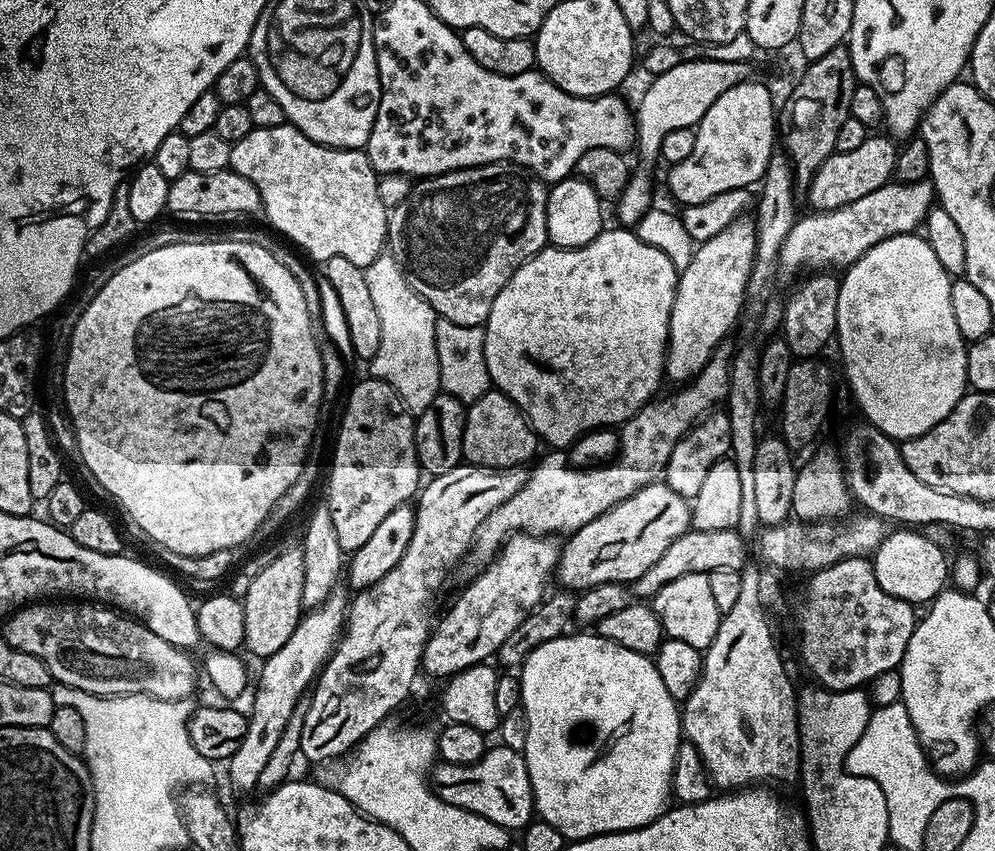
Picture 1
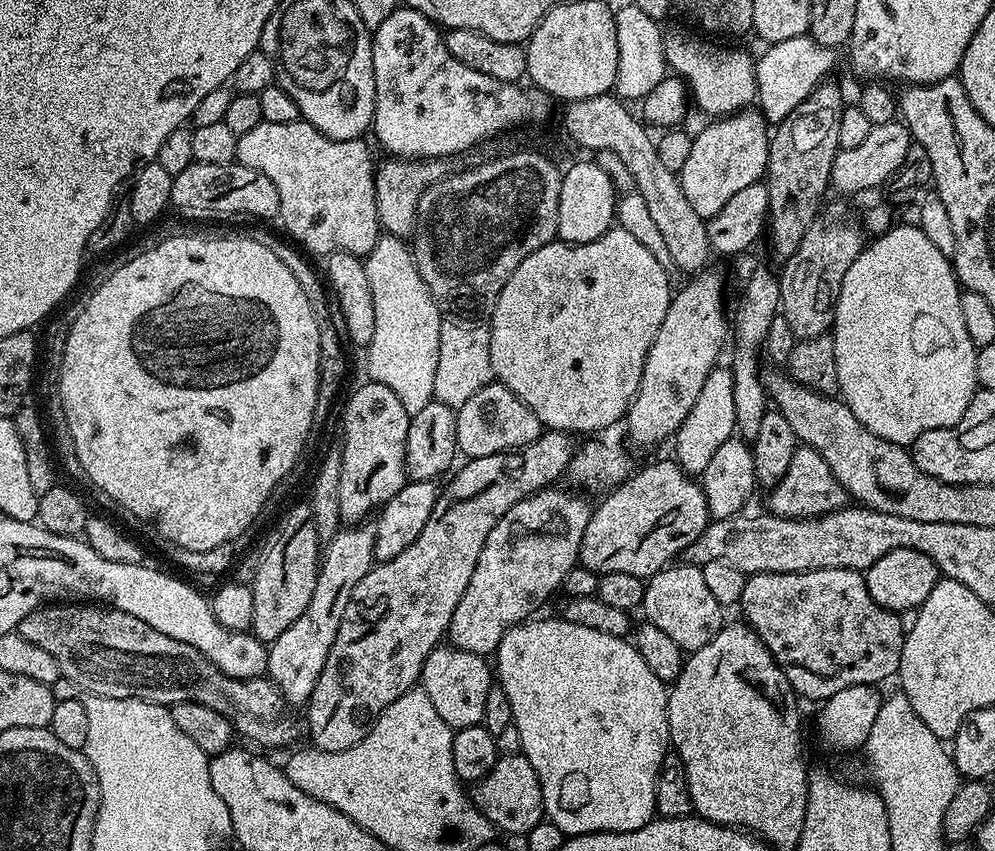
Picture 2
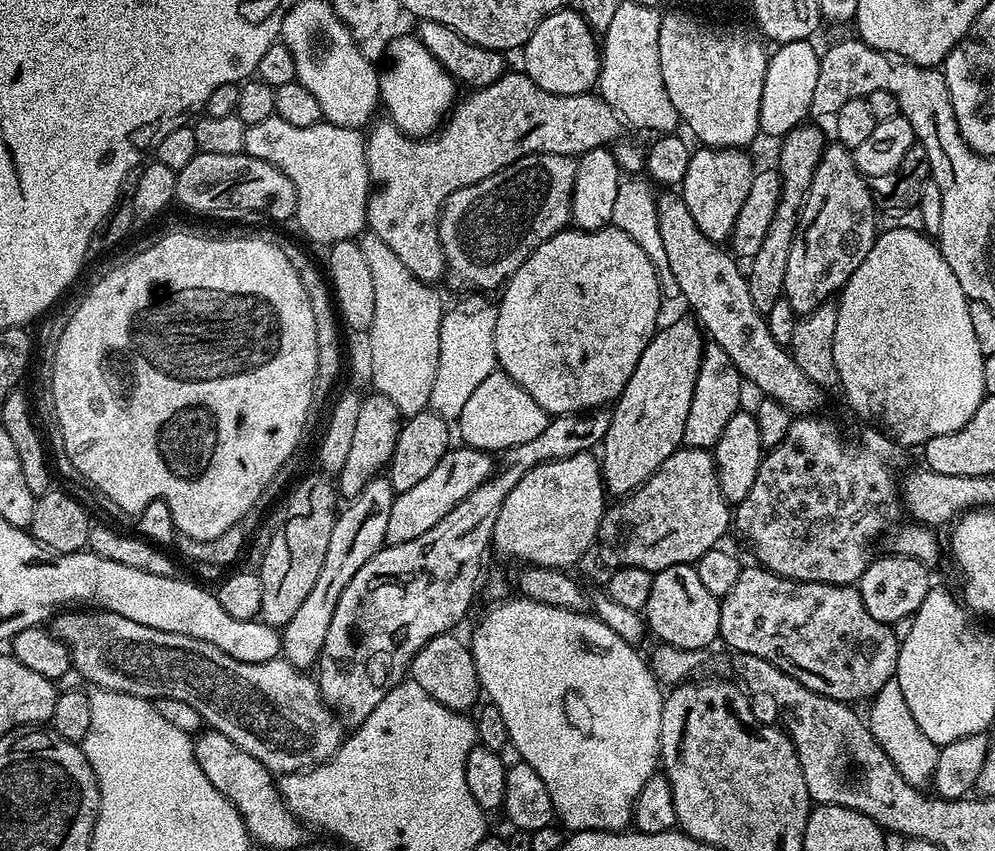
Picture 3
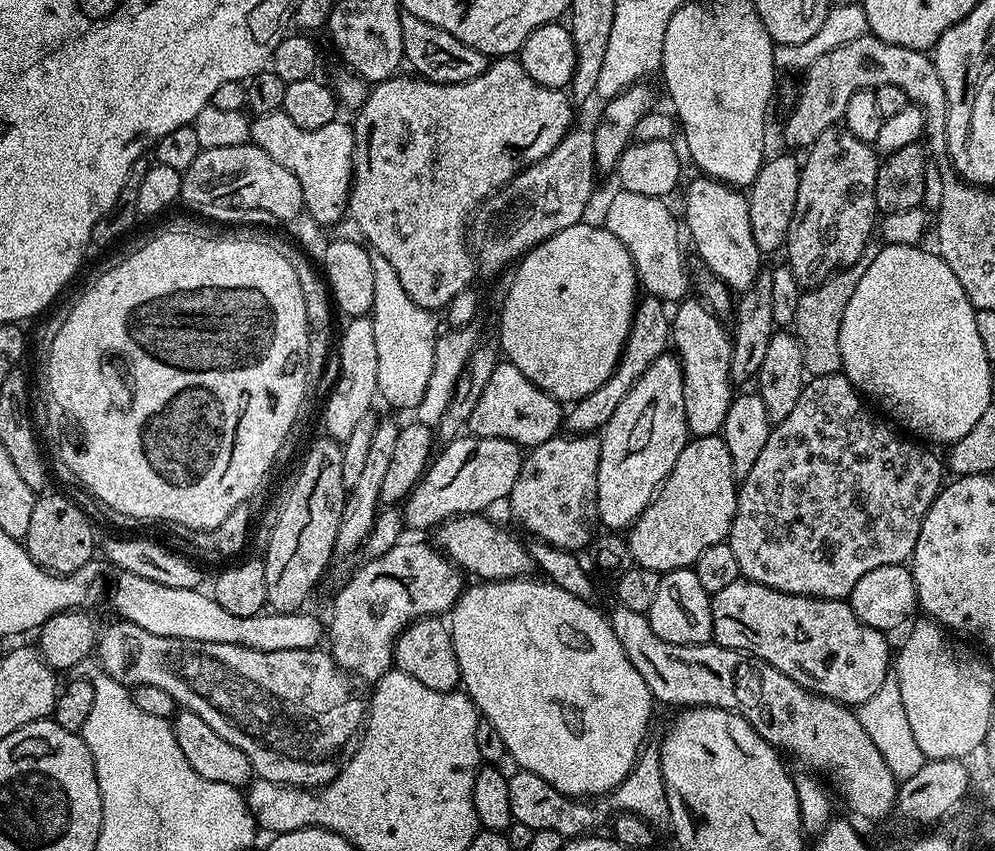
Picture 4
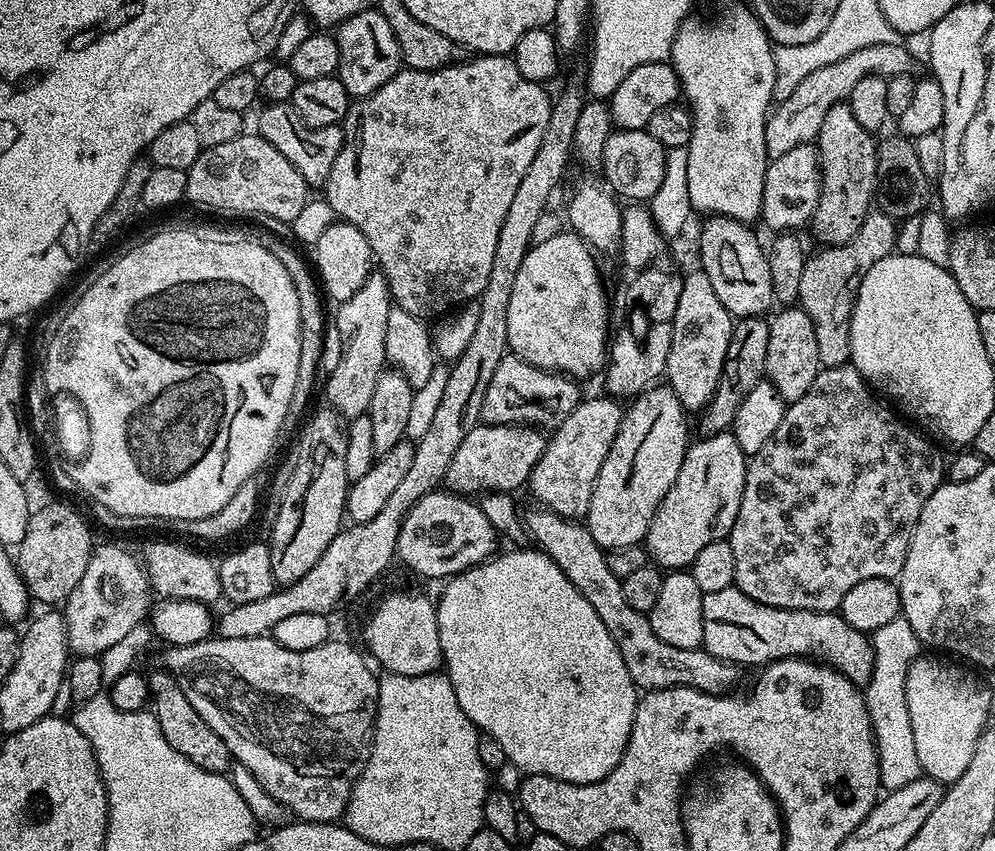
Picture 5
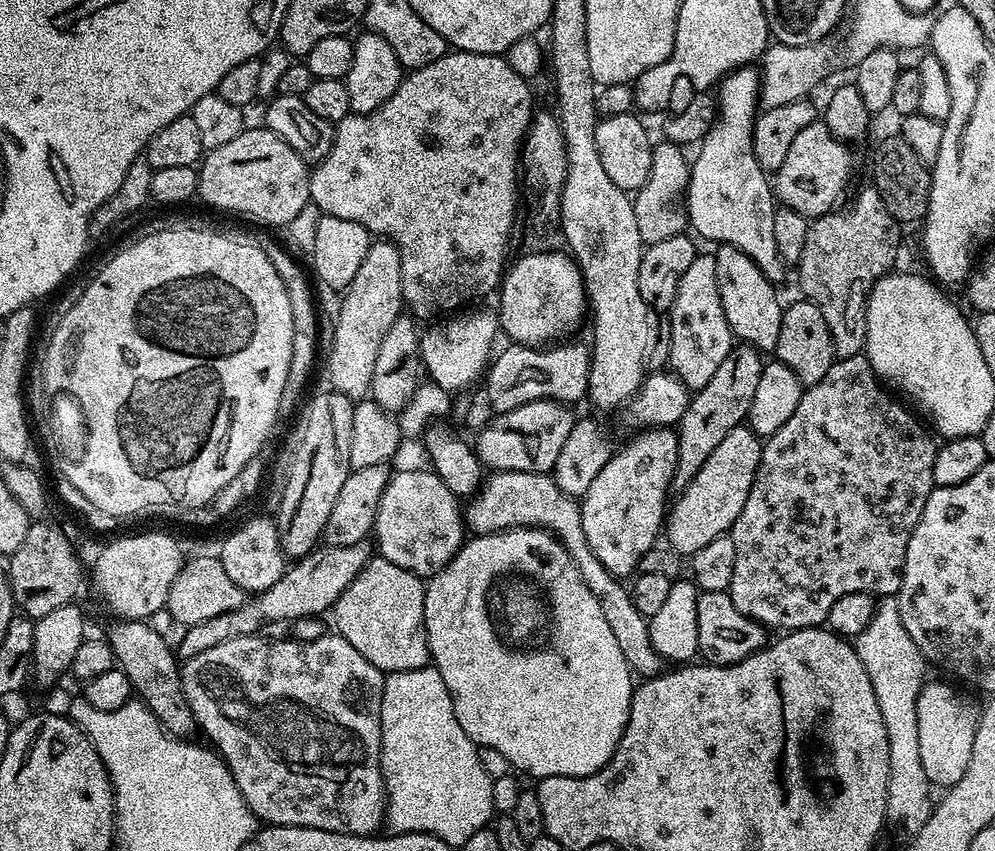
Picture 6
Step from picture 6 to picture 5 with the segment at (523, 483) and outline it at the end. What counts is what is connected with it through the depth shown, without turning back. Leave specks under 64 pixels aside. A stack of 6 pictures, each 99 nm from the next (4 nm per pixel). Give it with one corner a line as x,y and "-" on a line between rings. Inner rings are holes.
532,506
522,517
527,535
535,541
541,552
545,552
559,566
562,574
566,574
582,598
594,606
598,618
602,618
606,630
610,630
610,638
614,638
614,646
618,646
618,654
622,654
622,662
626,662
626,670
637,689
693,688
720,694
737,687
736,679
741,672
737,665
714,658
703,647
670,646
670,642
662,642
662,638
654,634
647,615
626,603
620,580
610,571
605,549
594,542
587,526
575,520
567,520
565,516
554,514
543,506

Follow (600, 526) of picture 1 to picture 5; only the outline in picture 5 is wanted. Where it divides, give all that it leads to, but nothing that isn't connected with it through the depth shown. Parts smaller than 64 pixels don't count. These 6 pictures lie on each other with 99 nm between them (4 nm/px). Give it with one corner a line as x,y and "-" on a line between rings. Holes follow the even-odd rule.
730,430
699,438
689,443
682,470
662,498
646,537
649,557
664,570
687,569
712,540
727,540
734,518
738,518
738,506
742,506
749,457
738,446
738,438

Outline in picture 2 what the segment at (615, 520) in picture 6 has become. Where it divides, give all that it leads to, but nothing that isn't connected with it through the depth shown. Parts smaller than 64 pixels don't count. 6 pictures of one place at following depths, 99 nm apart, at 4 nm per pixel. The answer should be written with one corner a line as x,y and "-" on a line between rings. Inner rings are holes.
696,274
685,288
675,289
670,306
666,310
666,318
662,318
662,326
658,326
658,334
654,334
654,342
650,346
650,354
646,354
646,362
642,366
642,380
638,382
638,394
634,394
632,405
628,408
626,425
628,436
632,440
645,440
648,444
656,444
659,440
675,437
678,426
690,414
698,393
706,382
706,374
717,367
720,351
725,351
726,341
730,336
730,320
724,317
724,280
720,276

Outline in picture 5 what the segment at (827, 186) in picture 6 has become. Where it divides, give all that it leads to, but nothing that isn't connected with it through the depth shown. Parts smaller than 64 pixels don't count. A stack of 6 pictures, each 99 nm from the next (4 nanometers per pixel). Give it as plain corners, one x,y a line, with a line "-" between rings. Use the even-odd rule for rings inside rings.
815,143
794,146
787,154
769,159
766,170
766,182
762,186
762,210
760,220
769,228
772,234
792,234
811,221
820,197
820,153
816,151

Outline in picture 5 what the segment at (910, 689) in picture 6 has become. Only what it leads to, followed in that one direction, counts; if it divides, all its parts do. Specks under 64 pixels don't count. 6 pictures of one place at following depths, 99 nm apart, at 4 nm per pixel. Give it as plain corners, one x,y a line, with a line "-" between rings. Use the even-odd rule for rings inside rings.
903,614
871,633
870,639
874,650
874,674
863,685
862,691
876,739
880,786
885,793
890,793
902,790
902,786
922,775
914,746
914,726
910,726
910,710
906,706
906,674
910,674
910,666
921,655
922,645
918,634
914,634
914,626
906,622

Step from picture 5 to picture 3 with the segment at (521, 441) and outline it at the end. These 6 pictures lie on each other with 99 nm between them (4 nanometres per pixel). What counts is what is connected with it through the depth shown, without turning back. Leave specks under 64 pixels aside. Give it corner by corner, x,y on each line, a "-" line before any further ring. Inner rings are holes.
449,447
442,462
438,462
438,466
430,470
427,478
422,478
422,482
417,482
410,490
399,493
392,501
390,519
386,526
385,545
414,542
414,538
426,534
430,526
438,526
438,522
442,522
442,518
446,518
446,514
450,514
450,510
454,510
454,506
458,506
458,502
462,502
466,494
478,490
482,482
490,479
494,472
493,457
477,448
459,447

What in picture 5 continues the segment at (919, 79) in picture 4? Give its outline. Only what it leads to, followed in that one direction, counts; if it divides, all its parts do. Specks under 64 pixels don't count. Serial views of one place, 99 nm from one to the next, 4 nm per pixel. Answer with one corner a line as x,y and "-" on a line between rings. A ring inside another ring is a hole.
903,43
865,46
862,50
854,50
854,54
846,54
846,58
841,58
839,62
830,62
830,66
822,66
822,70
814,70
814,74
809,74
794,90
794,94
790,94
790,98
779,101
771,109
768,121
764,123
769,157
787,154
789,150
794,150
794,146
813,143
822,130
822,118
826,118
830,106
845,103
850,90
854,90
861,78
887,78
911,73
912,56
904,47

